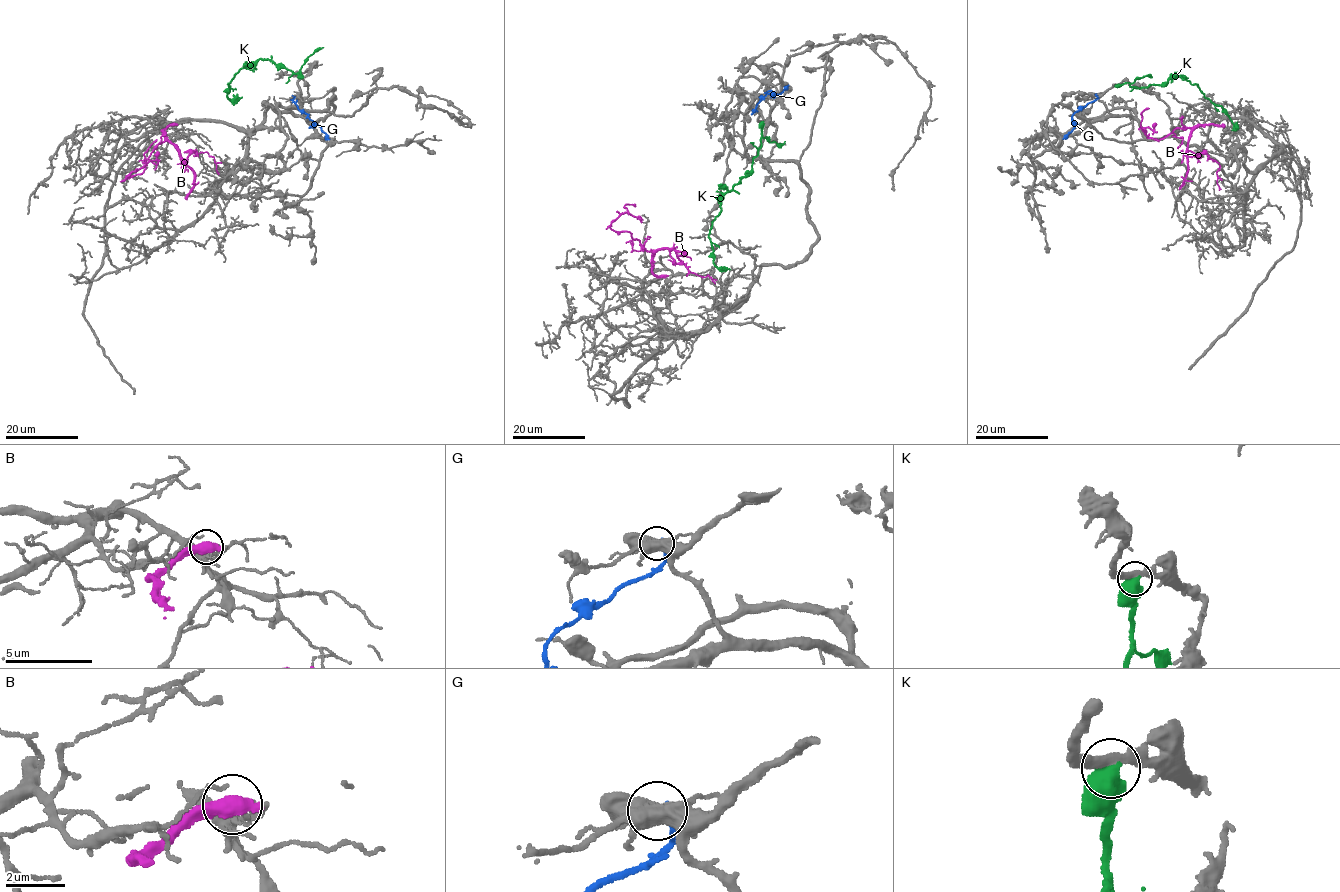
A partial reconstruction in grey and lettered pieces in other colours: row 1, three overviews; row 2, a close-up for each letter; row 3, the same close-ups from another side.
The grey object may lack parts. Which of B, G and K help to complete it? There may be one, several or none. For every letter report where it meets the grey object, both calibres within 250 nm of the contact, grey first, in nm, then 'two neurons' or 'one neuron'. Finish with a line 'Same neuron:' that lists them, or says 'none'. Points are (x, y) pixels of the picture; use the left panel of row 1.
B: (173, 124) | 140/650 nm | two neurons
G: (293, 96) | 800/220 nm | two neurons
K: (302, 77) | 260/600 nm | two neurons
Same neuron: none

